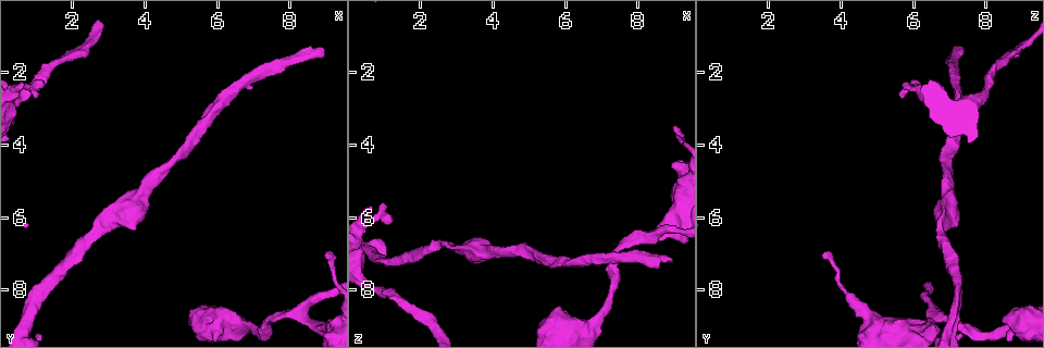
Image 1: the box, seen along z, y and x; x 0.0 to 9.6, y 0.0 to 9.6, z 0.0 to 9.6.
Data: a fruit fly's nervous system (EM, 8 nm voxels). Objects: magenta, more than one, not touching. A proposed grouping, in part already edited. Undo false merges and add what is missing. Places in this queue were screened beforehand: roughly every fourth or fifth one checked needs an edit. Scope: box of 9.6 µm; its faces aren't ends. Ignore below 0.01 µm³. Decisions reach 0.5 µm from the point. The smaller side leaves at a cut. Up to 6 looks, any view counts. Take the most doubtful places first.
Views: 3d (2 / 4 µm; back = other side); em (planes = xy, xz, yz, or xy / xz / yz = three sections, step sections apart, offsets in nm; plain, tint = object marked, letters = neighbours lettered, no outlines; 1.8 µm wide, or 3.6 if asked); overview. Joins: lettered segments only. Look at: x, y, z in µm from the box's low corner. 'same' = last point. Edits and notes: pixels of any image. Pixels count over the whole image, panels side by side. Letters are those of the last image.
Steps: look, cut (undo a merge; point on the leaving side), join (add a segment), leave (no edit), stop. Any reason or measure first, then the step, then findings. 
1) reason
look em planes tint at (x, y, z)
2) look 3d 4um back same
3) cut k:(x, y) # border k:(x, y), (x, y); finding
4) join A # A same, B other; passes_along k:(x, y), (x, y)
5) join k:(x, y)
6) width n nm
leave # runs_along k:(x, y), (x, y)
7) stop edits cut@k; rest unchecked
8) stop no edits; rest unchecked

branch stops here
look em yz step 16 tint at (1.20, 2.40, 6.05)

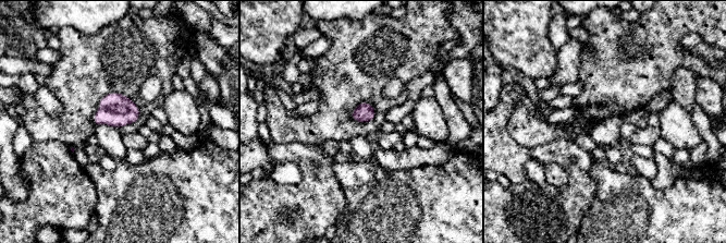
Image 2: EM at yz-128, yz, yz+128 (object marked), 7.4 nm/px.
what lies round it
look em yz step 16 letters same

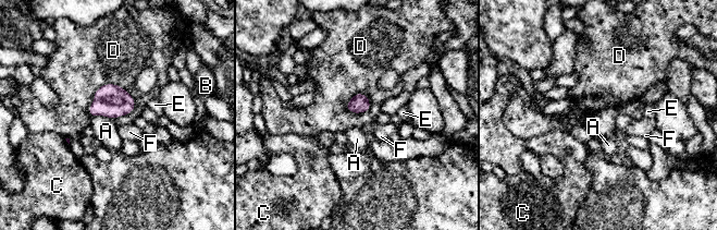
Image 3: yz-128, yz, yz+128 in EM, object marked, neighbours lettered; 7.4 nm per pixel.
leave # A other, B other, C other, D other, E other, F other; border 3:(135, 100), (102, 84), (89, 116); no lettered segment goes on from it

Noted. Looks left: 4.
free end
look em 3.6um xz step 8 tint at (5.80, 8.90, 8.40)

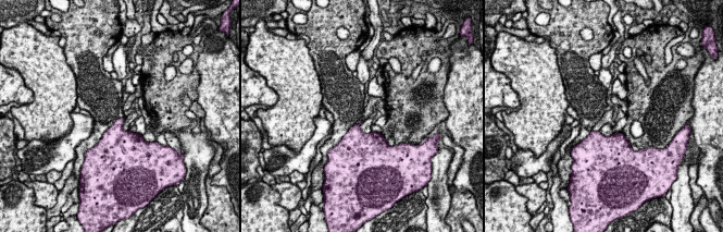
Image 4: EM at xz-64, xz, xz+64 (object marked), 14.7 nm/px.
look em 3.6um planes letters same

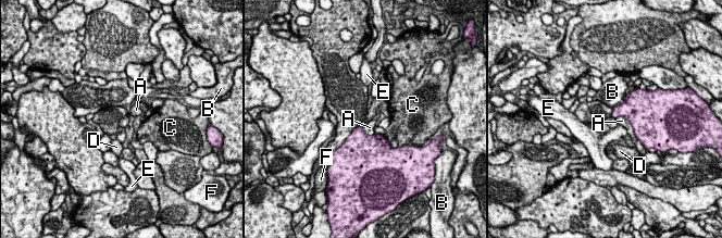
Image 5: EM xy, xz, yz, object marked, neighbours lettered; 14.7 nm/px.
leave # A other, B other, C other, D other, E other, F other; border 5:(364, 123), (359, 126); no lettered segment goes on from it

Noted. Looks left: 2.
stop no edits; rest unchecked

